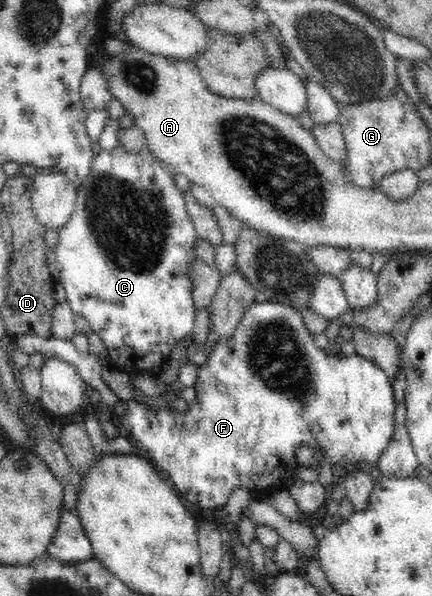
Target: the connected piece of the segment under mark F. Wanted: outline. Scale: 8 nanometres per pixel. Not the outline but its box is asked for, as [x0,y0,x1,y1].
[113,300,397,512]

